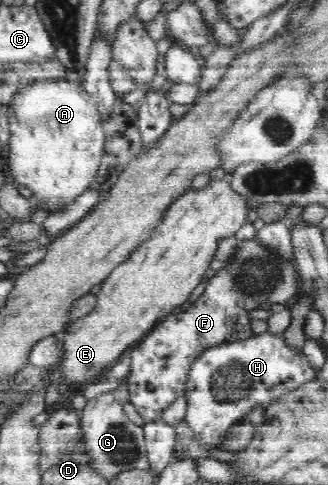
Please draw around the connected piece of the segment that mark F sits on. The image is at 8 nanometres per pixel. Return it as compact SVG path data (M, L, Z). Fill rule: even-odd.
M258 237L240 242L236 247L234 256L230 262L218 269L213 275L209 275L208 281L201 288L193 304L180 313L170 313L161 319L157 326L131 351L131 369L127 374L129 390L129 402L131 402L146 423L156 422L162 419L162 412L180 396L185 395L188 384L190 368L192 364L208 350L222 343L236 343L252 336L251 319L247 318L248 309L262 309L262 306L279 305L291 298L297 298L300 294L300 271L295 261L282 259L278 253L270 250L270 247L260 243Z

